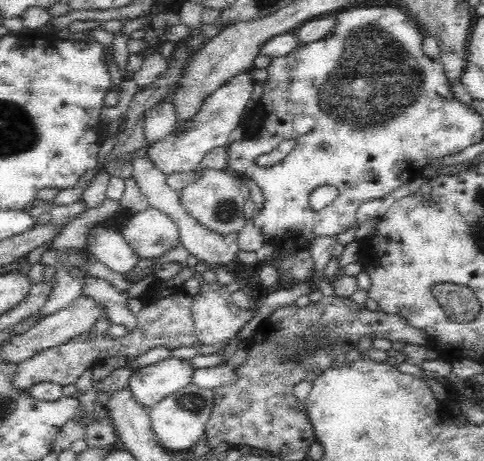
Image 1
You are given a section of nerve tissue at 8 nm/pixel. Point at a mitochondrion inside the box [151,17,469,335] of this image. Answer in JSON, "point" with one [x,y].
{"point":[377,82]}

